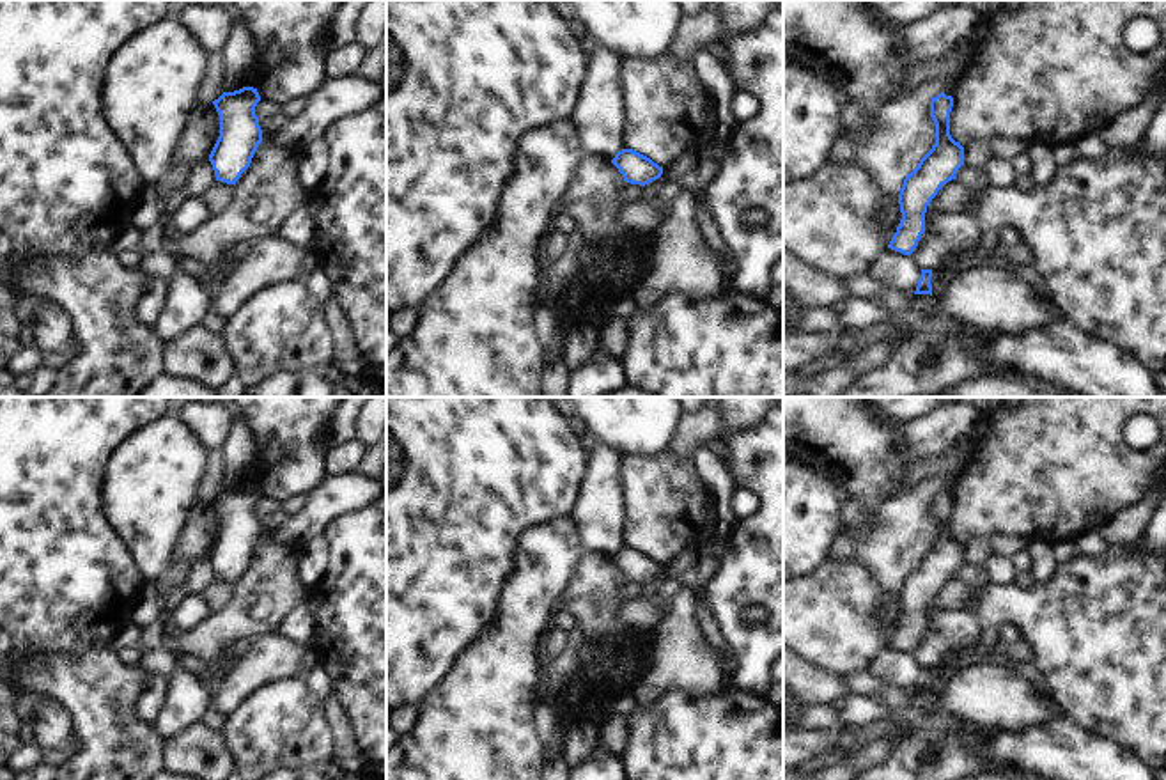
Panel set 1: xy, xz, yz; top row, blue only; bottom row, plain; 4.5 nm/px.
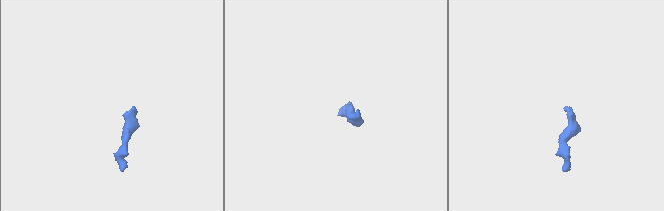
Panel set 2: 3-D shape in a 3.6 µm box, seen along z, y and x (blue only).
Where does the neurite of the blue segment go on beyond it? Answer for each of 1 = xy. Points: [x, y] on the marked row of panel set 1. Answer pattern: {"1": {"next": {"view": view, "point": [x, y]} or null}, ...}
{"1": {"next": null}}

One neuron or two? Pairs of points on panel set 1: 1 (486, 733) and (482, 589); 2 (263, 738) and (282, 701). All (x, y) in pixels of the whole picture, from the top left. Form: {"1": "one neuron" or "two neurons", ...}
{"1": "two neurons", "2": "one neuron"}

